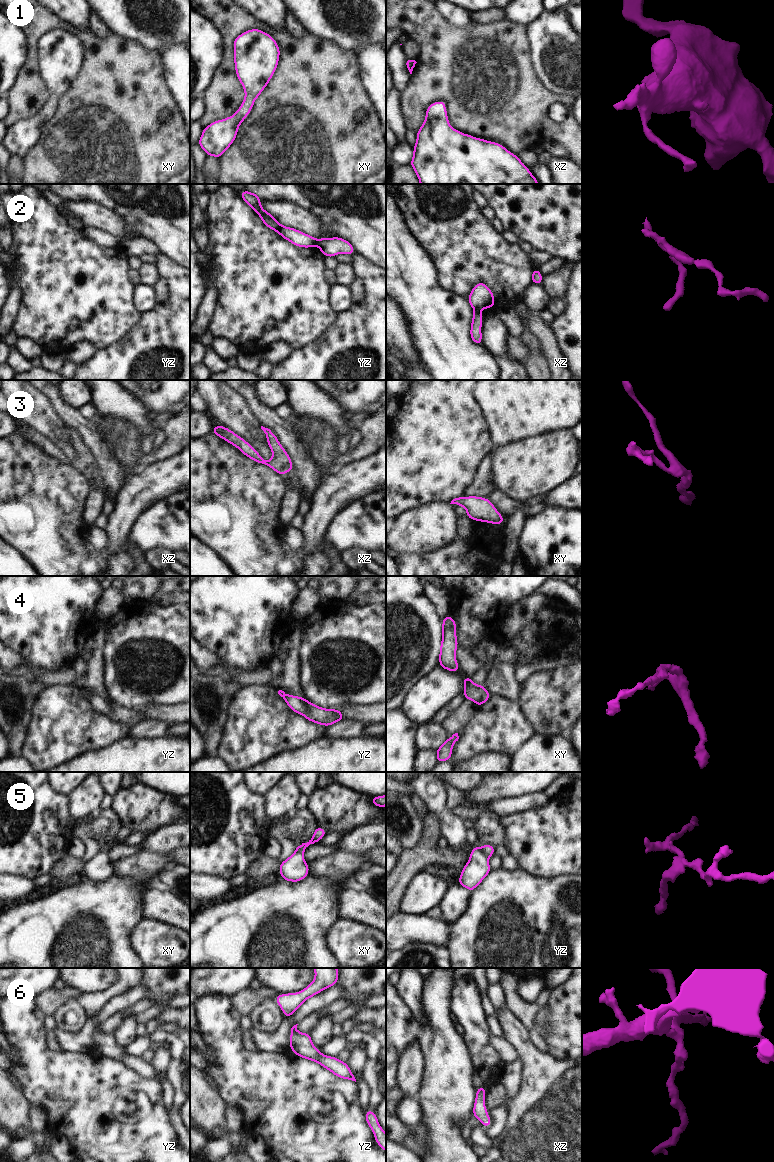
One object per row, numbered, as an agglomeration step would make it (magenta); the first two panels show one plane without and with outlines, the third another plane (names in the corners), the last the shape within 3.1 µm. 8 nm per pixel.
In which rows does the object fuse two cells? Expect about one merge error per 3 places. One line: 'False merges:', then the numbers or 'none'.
False merges: 2, 5

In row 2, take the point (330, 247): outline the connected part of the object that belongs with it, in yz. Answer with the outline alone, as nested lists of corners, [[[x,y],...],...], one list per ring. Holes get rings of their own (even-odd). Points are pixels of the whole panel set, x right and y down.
[[[322,237],[320,240],[317,240],[316,246],[325,257],[335,257],[340,253],[352,256],[355,253],[353,245],[341,237]]]

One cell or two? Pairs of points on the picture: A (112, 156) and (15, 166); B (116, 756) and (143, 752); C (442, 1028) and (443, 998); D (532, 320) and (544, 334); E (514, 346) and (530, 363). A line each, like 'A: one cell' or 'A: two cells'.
A: two cells
B: one cell
C: one cell
D: one cell
E: two cells

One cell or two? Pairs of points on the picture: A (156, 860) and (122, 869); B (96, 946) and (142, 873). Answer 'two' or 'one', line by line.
A: one
B: two

